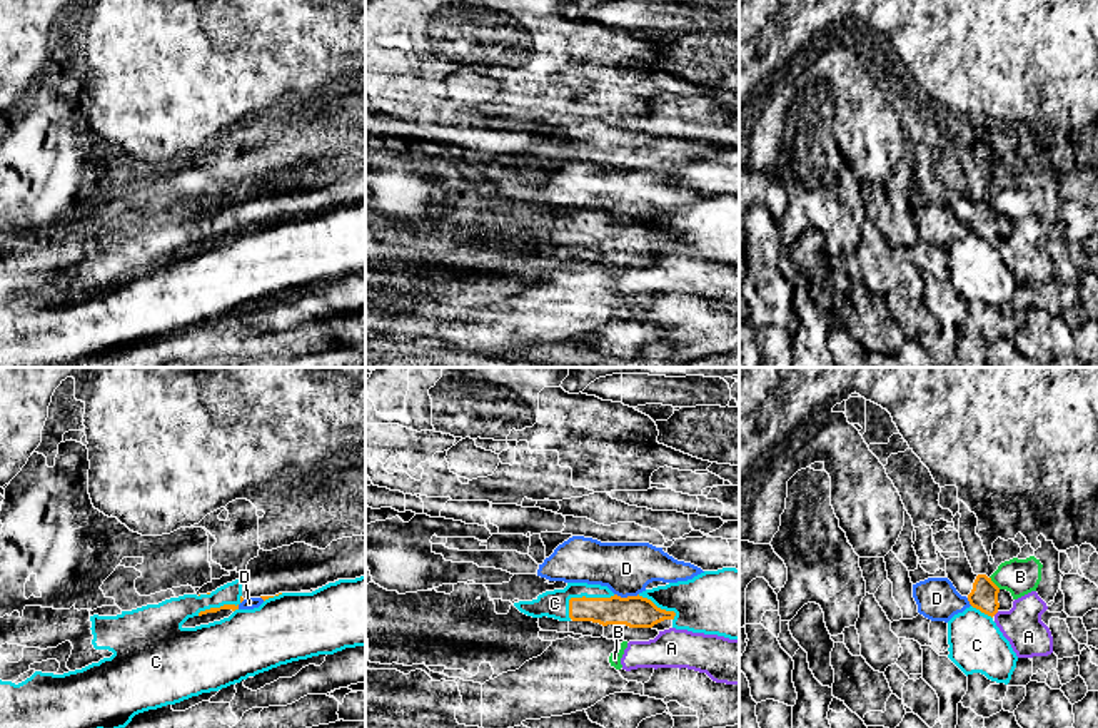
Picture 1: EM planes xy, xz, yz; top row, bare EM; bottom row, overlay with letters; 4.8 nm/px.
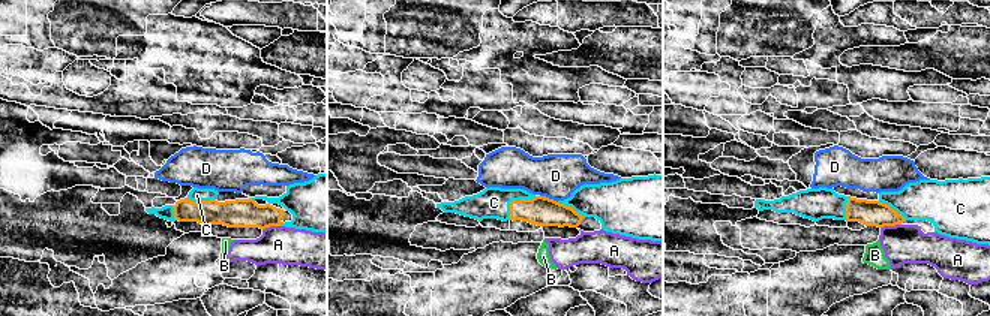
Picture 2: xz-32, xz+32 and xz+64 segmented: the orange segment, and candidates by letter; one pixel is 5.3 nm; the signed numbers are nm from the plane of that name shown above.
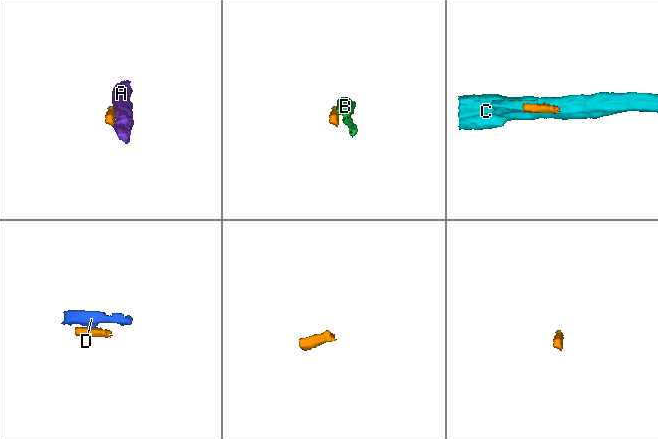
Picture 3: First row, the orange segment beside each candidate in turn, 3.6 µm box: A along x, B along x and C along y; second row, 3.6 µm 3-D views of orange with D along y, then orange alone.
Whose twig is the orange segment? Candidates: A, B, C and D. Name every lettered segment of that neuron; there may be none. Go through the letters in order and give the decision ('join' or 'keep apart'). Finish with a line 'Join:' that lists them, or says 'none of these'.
A: keep apart
B: keep apart
C: keep apart
D: keep apart
Join: none of these

